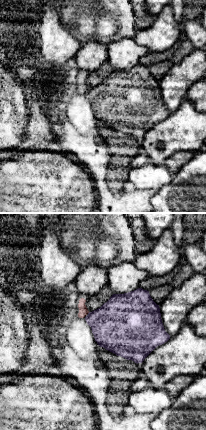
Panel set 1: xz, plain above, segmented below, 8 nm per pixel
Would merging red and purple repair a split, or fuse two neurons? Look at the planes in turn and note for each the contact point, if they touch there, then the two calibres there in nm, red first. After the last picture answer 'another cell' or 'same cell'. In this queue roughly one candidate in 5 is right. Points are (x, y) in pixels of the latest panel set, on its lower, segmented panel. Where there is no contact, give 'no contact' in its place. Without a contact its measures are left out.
no contact

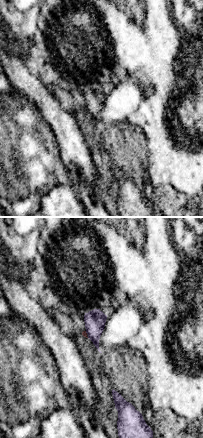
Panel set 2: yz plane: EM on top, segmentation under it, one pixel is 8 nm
meets red at (85, 332); 40 nm thick on the red side, 170 nm on the other

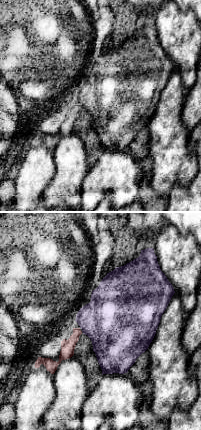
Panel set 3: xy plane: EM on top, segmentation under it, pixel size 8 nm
no contact

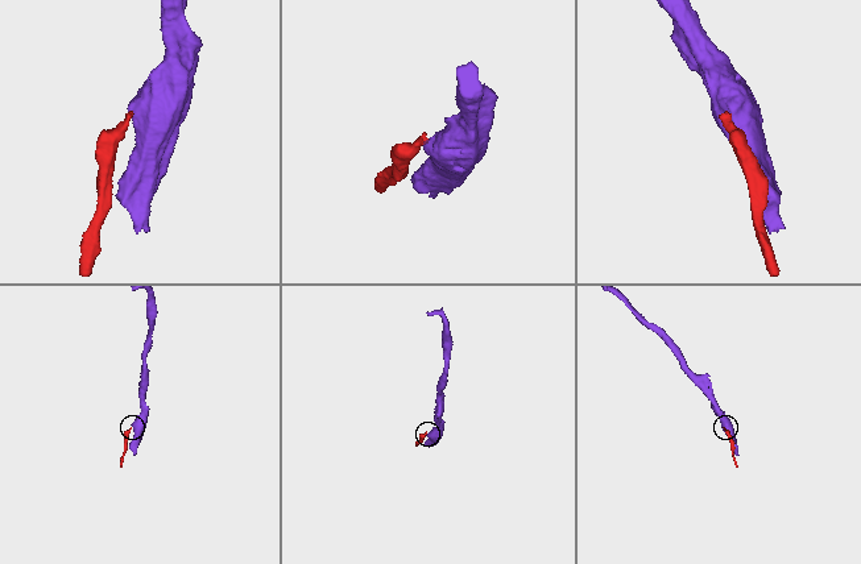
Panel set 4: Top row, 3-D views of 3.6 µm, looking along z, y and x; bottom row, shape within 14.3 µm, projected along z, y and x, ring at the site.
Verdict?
another cell

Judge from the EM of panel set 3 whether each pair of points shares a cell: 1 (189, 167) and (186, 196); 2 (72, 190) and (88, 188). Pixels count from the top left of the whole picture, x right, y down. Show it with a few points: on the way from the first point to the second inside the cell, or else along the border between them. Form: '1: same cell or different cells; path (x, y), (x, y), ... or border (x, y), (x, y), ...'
1: different cells; border (190, 181), (188, 184), (176, 183), (165, 194)
2: different cells; border (89, 169), (82, 182), (80, 201)

